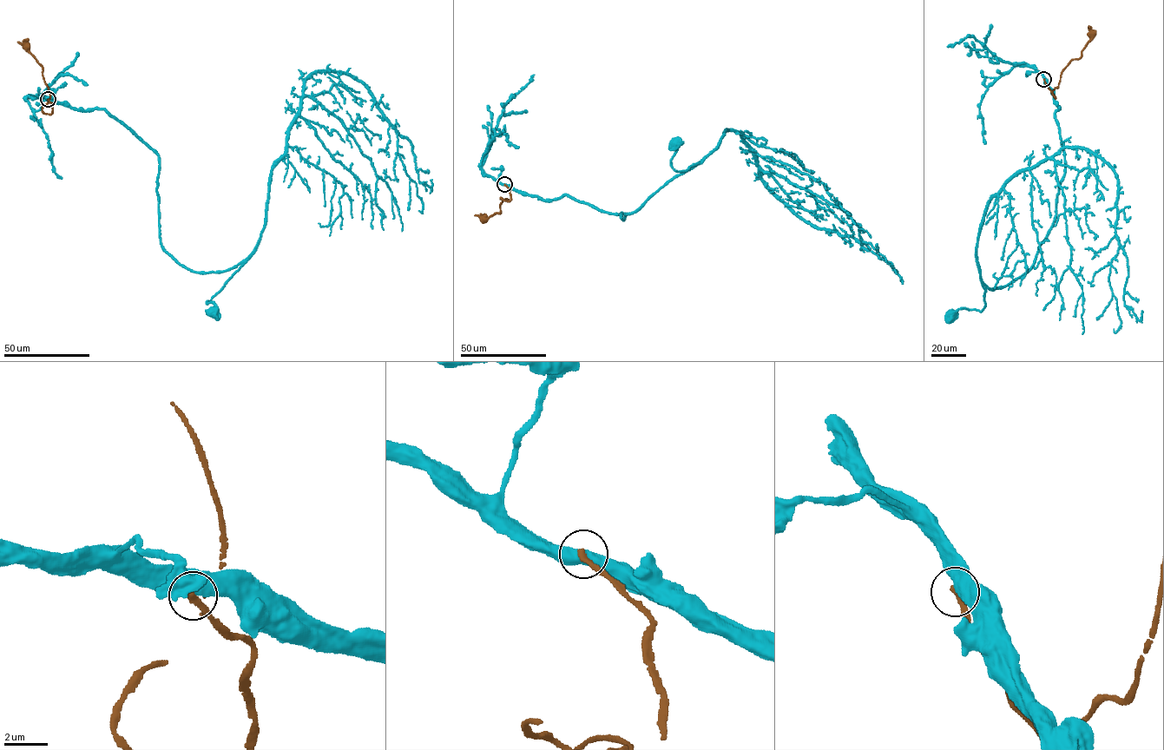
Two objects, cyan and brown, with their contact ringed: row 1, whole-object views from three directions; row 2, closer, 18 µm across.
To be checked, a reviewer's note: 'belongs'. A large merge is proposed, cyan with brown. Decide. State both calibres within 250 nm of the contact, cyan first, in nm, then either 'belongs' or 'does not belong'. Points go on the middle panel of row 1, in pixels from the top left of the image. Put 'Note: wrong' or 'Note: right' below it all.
calibres 550 and 280 nm; does not belong
Note: wrong

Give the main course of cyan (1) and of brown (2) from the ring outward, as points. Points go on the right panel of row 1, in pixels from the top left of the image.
1: (1043, 79), (1059, 106), (1065, 173), (1054, 223), (1024, 273), (994, 290), (983, 285), (981, 311), (951, 313)
2: (1043, 79), (1055, 98), (1052, 90), (1057, 87), (1062, 72), (1071, 60), (1081, 57), (1092, 33)

